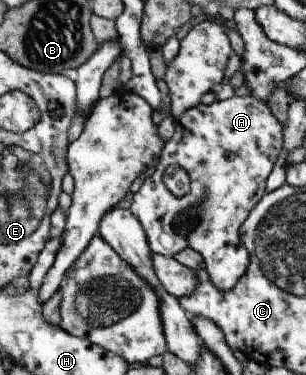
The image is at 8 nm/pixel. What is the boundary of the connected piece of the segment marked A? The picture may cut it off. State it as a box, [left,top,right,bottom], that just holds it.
[130,96,283,292]

